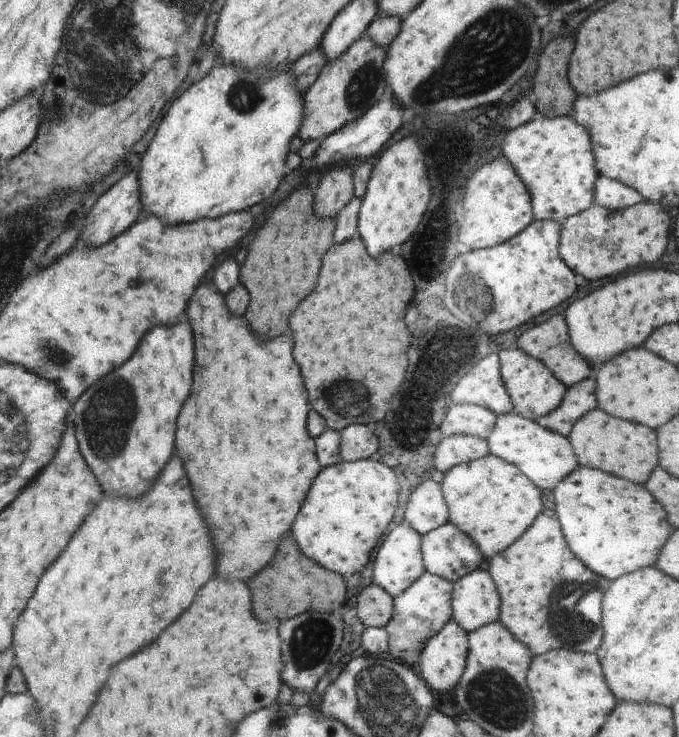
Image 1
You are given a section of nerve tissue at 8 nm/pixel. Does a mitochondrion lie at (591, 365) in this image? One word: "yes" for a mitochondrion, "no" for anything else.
no

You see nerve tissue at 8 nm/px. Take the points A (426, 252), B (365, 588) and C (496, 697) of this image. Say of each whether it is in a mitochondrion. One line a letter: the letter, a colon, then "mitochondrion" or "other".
A: mitochondrion
B: other
C: mitochondrion

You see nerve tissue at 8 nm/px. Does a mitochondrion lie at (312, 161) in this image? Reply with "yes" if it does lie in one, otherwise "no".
no

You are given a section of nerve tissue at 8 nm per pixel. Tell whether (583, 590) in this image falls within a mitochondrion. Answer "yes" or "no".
yes

